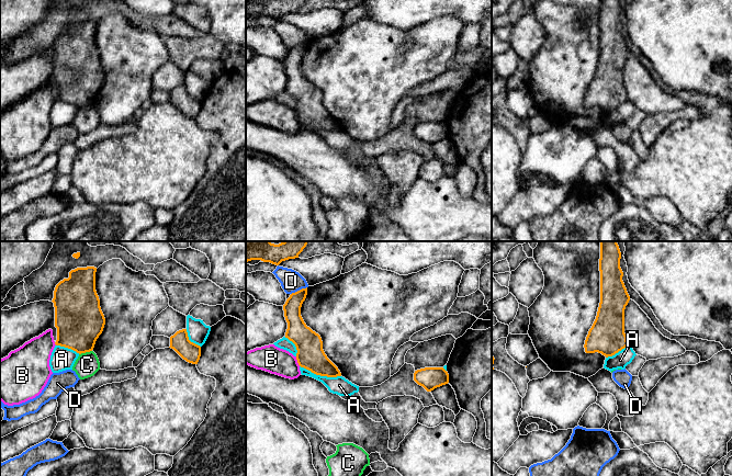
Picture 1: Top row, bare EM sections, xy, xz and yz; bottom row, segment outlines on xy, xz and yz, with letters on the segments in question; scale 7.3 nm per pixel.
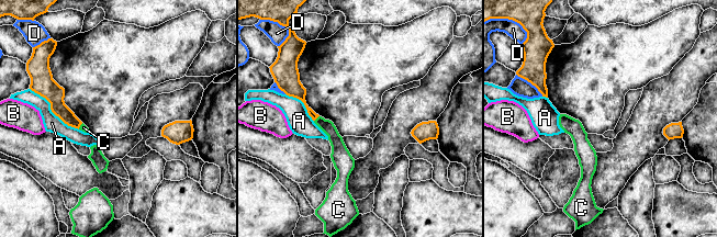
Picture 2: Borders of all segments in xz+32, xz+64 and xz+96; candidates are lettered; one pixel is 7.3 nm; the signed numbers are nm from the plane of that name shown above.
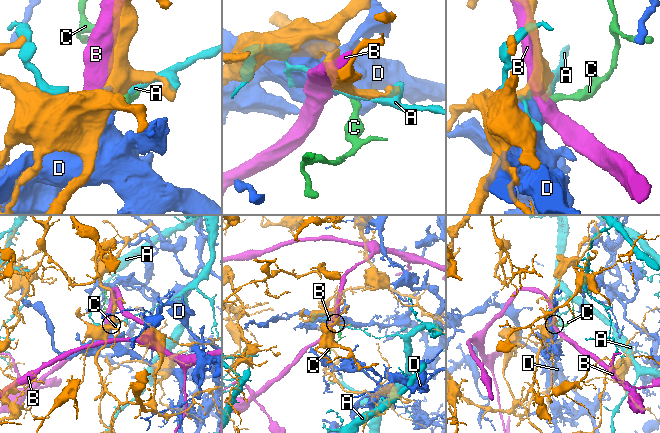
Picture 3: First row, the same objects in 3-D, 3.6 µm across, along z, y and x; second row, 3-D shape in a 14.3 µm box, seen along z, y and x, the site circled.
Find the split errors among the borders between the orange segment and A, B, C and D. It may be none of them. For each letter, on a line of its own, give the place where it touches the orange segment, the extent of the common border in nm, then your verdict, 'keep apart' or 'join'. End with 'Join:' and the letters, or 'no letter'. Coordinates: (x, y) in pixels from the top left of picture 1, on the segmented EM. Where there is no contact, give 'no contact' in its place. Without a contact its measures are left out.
A: meets orange in xz at (321, 375); contact 320 nm long; keep apart
B: meets orange in xz at (297, 361); contact 80 nm long; keep apart
C: meets orange in xy at (85, 352); contact 100 nm long; keep apart
D: meets orange in xz at (300, 290); contact 130 nm long; keep apart
Join: no letter

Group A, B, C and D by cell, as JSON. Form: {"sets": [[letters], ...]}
{"sets": [["A"], ["B"], ["C"], ["D"]]}

